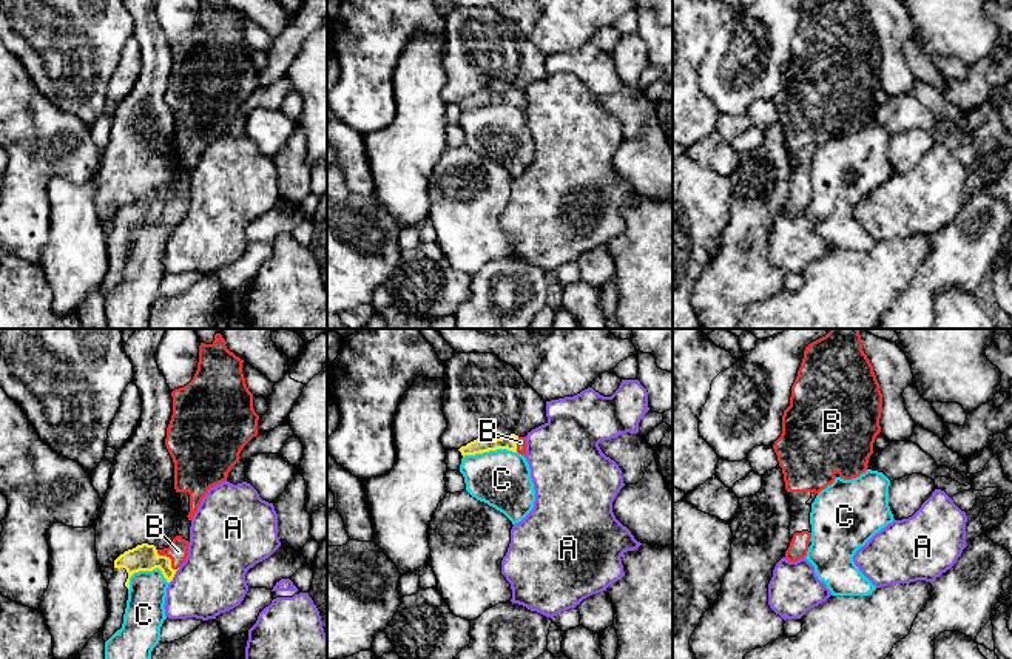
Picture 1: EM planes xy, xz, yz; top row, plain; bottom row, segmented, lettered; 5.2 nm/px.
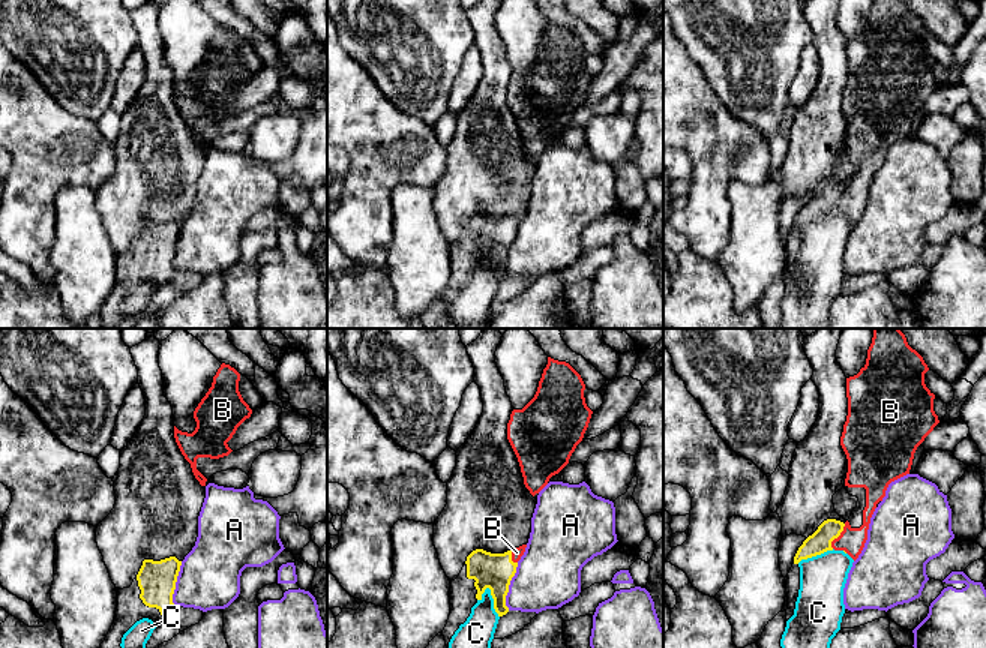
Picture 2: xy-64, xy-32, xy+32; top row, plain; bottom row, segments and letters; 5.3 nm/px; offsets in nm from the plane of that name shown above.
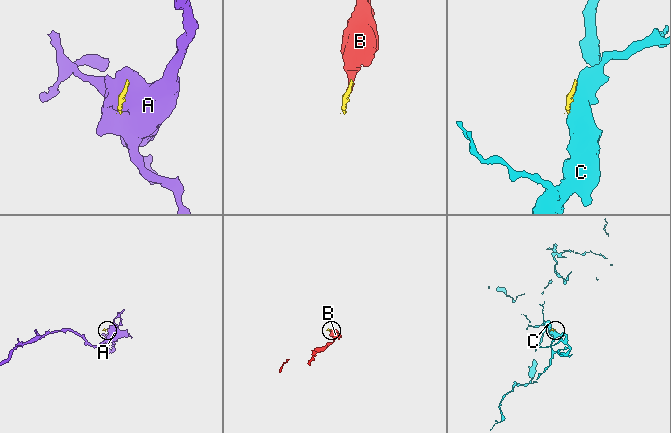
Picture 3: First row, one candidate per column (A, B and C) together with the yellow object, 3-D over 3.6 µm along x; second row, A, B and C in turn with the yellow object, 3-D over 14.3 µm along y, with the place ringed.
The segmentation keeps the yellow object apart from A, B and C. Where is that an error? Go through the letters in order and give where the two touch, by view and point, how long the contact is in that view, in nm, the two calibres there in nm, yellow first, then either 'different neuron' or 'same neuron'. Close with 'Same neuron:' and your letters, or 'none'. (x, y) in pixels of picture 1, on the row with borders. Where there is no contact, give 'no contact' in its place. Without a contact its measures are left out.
A: xy (173, 576) | 110 nm | 140/340 nm | different neuron
B: xy (170, 559) | 160 nm | 140/100 nm | same neuron
C: xy (144, 570) | 220 nm | 140/200 nm | different neuron
Same neuron: B

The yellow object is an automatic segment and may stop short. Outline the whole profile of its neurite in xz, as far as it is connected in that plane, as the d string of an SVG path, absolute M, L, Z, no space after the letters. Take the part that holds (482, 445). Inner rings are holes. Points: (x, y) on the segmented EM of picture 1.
M515 434L495 438L495 437L480 437L466 446L461 446L458 451L461 455L475 455L475 454L483 454L489 451L497 451L497 449L508 449L512 452L518 452L521 455L526 455L526 440L525 437L518 437Z

